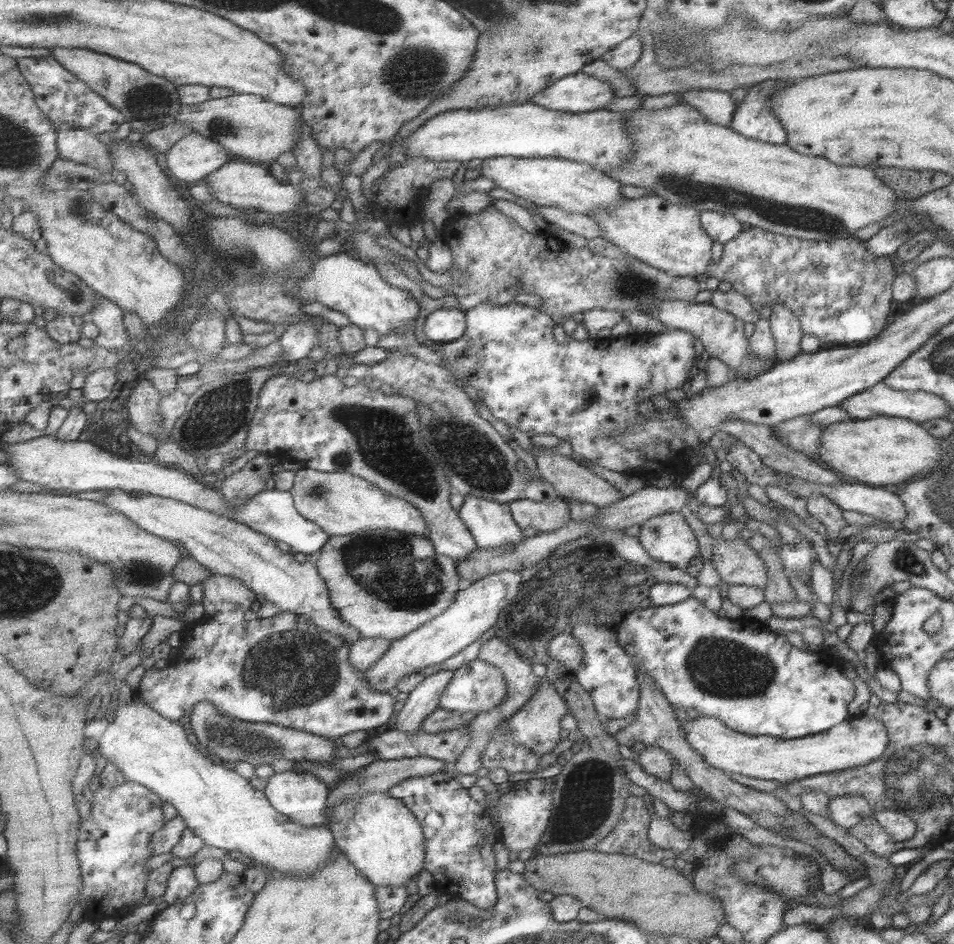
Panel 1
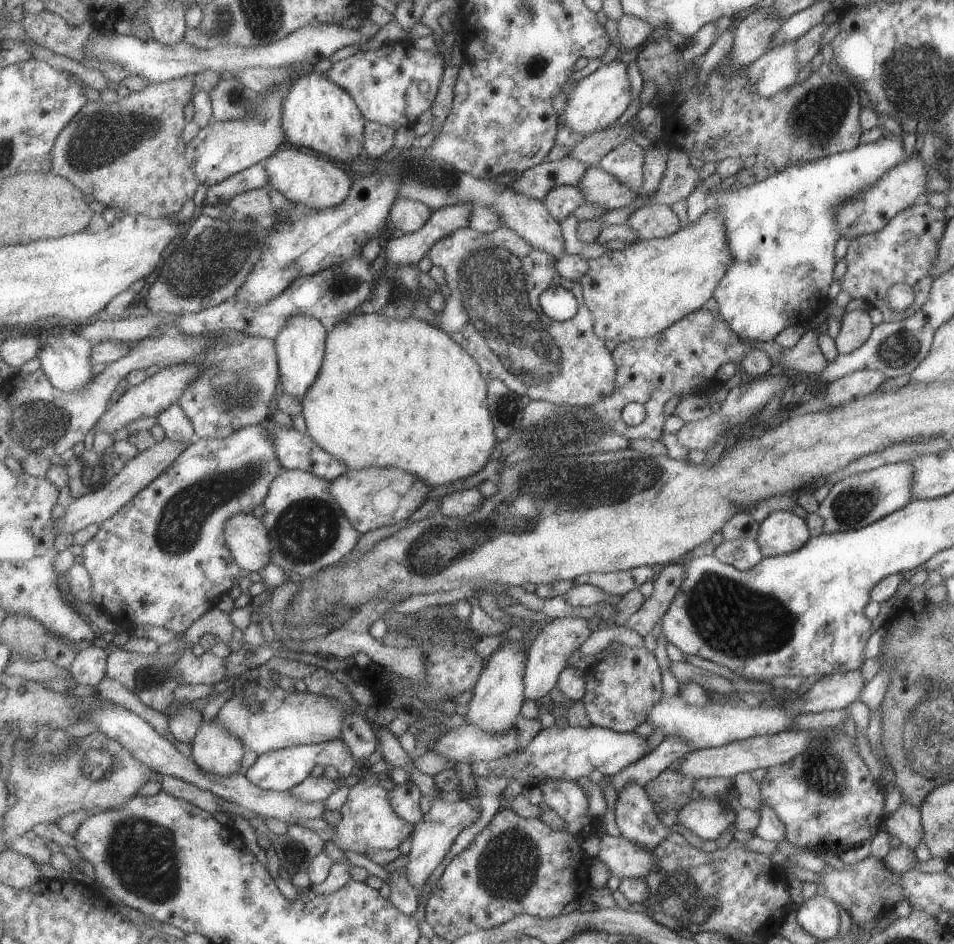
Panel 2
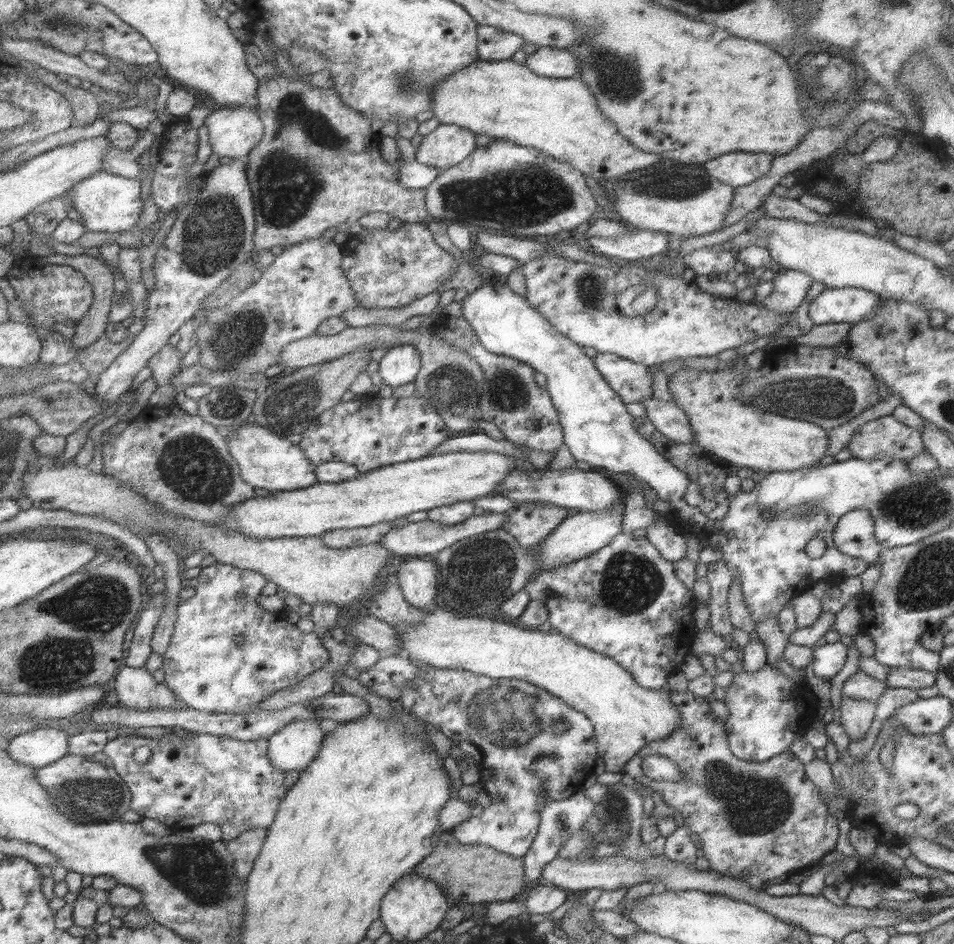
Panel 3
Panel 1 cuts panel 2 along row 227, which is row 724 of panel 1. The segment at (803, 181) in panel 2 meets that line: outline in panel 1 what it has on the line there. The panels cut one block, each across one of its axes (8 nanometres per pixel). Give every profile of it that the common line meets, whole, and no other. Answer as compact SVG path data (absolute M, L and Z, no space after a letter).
M687 597L681 602L665 606L649 605L646 608L637 608L633 610L623 623L615 630L617 641L620 648L624 650L624 654L634 663L636 671L643 672L652 684L661 692L661 695L667 700L671 706L677 706L681 710L694 710L698 716L711 716L720 720L727 728L731 730L749 735L749 736L775 736L778 739L796 739L802 736L812 735L821 732L839 724L842 720L850 718L847 713L847 705L854 697L853 682L849 678L845 678L841 671L841 660L834 658L827 651L804 652L791 646L785 637L776 632L769 632L763 624L759 622L749 621L745 618L740 620L729 620L725 617L719 617L715 613L703 606L696 598Z

